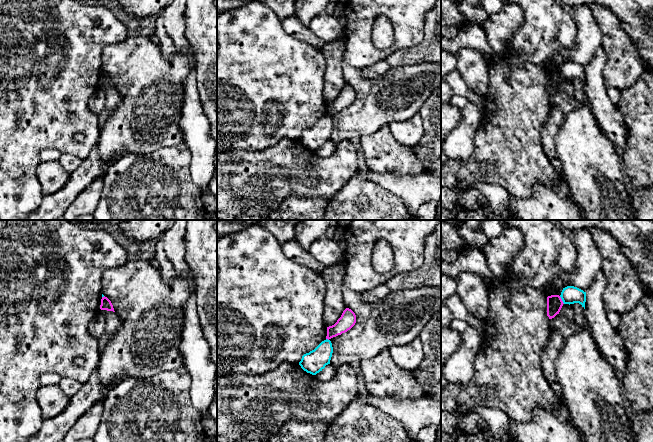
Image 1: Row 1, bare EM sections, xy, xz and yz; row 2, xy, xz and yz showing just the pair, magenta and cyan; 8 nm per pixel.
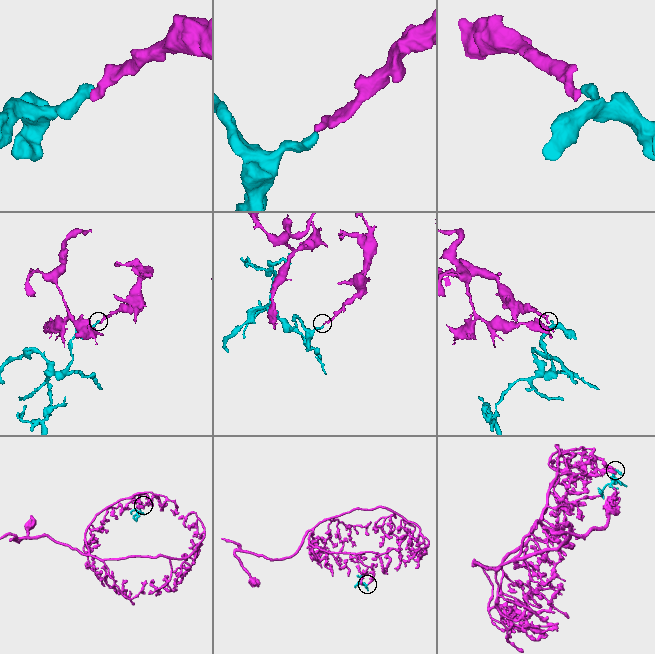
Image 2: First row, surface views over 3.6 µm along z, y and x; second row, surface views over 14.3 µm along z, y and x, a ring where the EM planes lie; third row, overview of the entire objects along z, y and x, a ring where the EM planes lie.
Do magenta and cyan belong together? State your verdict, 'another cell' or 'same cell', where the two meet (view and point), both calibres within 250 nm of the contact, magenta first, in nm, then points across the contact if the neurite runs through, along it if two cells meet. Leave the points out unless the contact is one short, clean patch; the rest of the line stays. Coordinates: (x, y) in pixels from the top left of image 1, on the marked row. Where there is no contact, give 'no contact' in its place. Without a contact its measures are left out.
another cell | yz (561, 300) | 130/140 nm | along yz (559, 296), (564, 303)

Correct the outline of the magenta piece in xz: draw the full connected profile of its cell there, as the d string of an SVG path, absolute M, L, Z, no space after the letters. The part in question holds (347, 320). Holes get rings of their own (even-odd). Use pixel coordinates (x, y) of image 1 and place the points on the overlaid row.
M346 308L341 317L337 320L337 322L327 327L327 336L326 339L331 339L333 337L336 337L338 335L341 335L342 333L347 332L350 330L356 323L356 315L355 313L349 309Z

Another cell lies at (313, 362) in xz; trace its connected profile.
M330 340L322 341L314 350L302 356L299 365L301 368L312 375L322 371L326 365L330 364L333 347Z

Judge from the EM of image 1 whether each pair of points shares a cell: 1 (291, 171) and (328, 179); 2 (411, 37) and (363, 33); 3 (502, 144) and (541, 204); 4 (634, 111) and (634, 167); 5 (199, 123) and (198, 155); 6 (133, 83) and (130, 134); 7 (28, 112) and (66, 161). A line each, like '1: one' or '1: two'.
1: one
2: one
3: two
4: one
5: one
6: one
7: two

